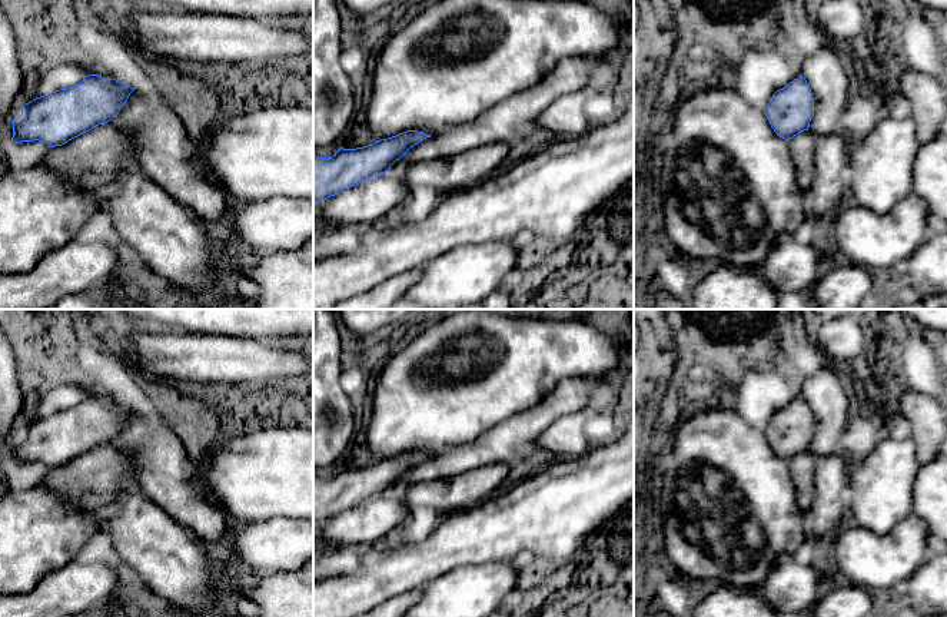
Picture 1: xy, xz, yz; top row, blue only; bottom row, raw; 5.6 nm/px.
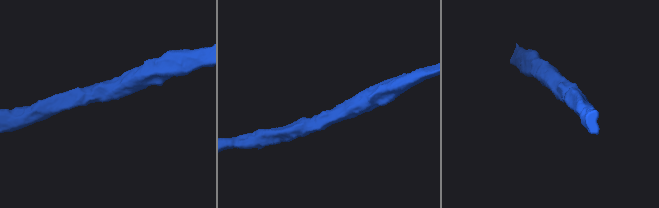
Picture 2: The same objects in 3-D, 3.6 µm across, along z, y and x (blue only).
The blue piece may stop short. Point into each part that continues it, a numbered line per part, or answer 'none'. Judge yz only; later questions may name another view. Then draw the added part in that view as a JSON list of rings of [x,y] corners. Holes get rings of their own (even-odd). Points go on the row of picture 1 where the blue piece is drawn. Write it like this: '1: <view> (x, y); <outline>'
1: yz (803, 146); [[[804,130],[793,139],[787,140],[790,146],[791,159],[795,165],[795,178],[800,189],[804,193],[810,190],[814,182],[815,140],[817,136],[810,130]]]

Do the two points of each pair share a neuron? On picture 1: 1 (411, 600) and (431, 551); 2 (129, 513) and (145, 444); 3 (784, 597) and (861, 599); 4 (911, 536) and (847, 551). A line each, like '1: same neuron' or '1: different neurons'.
1: different neurons
2: same neuron
3: different neurons
4: same neuron

